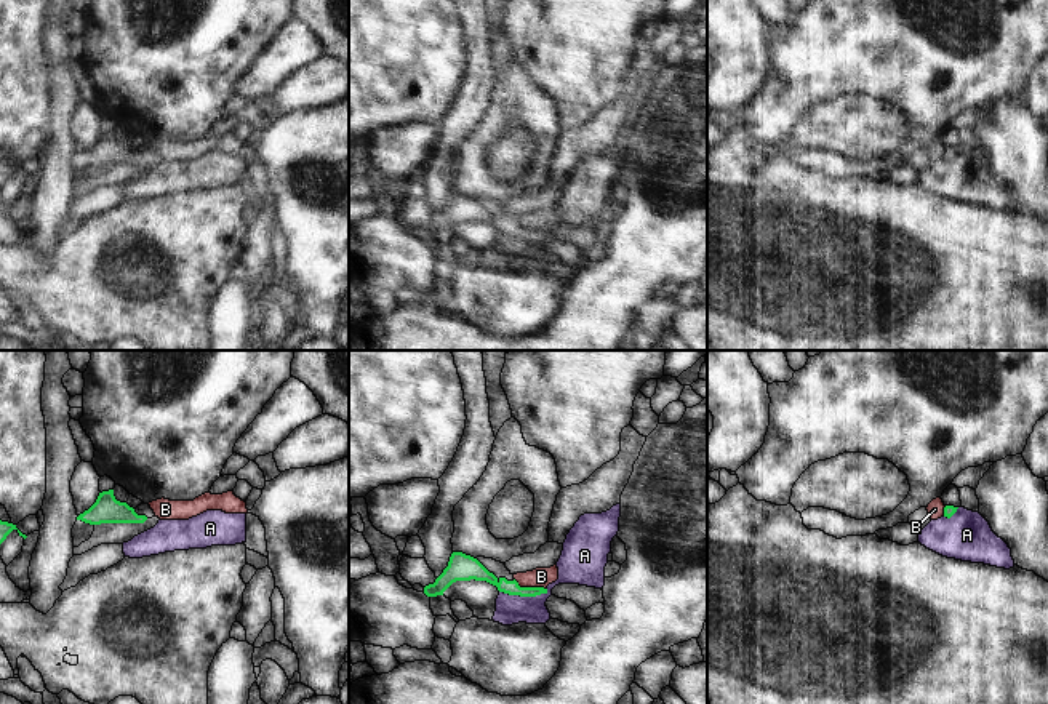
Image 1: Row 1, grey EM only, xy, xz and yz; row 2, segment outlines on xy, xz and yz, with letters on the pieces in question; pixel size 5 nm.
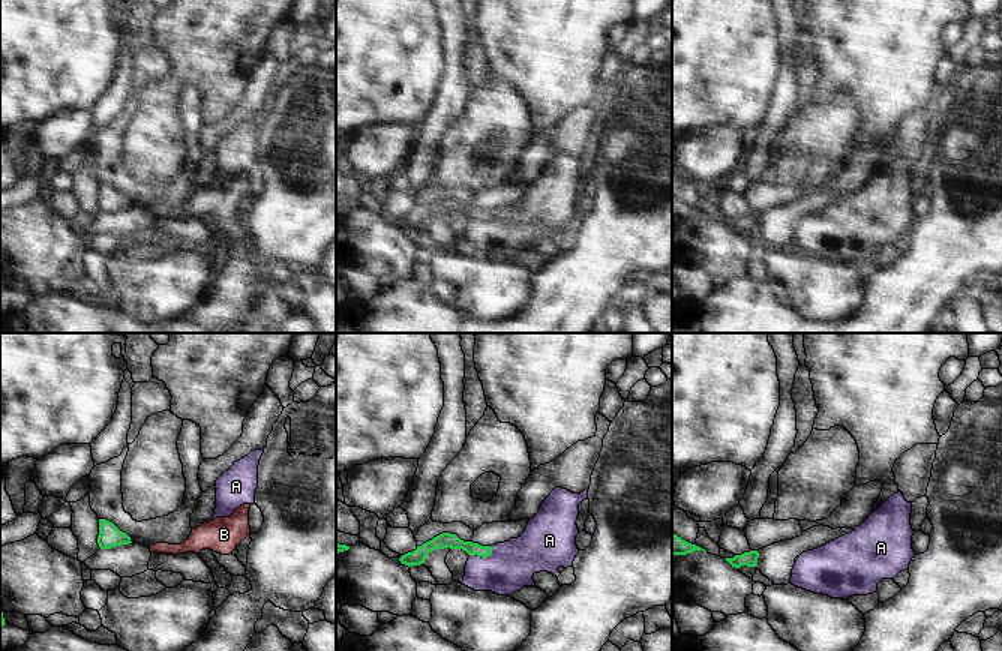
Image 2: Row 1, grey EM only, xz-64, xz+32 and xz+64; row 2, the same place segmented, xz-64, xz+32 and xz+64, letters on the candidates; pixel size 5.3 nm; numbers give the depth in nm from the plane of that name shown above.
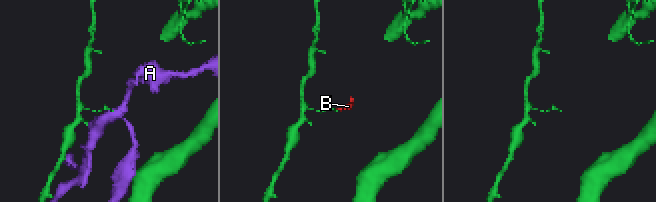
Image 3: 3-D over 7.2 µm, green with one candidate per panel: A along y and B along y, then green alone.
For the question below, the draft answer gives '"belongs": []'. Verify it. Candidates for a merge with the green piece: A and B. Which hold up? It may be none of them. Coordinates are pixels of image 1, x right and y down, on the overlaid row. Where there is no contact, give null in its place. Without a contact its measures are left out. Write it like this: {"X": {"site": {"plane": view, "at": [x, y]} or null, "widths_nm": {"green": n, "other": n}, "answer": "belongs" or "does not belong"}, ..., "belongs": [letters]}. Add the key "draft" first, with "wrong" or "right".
{"draft": "right", "A": {"site": {"plane": "xz", "at": [524, 596]}, "widths_nm": {"green": 80, "other": 140}, "answer": "does not belong"}, "B": {"site": {"plane": "xz", "at": [528, 588]}, "widths_nm": {"green": 70, "other": 100}, "answer": "does not belong"}, "belongs": []}

